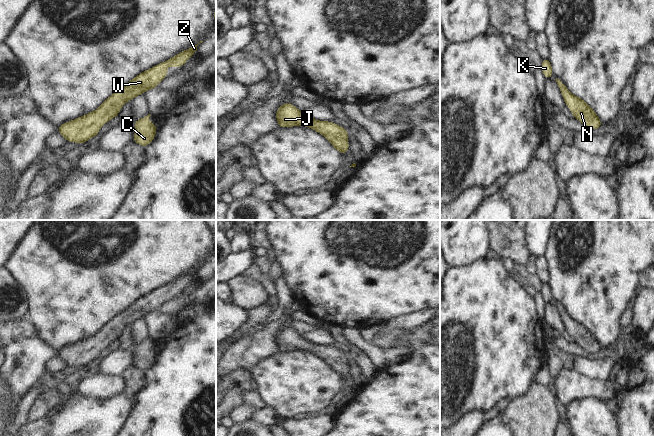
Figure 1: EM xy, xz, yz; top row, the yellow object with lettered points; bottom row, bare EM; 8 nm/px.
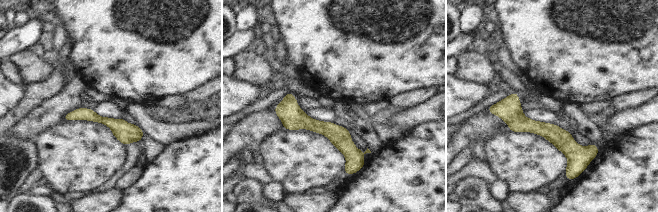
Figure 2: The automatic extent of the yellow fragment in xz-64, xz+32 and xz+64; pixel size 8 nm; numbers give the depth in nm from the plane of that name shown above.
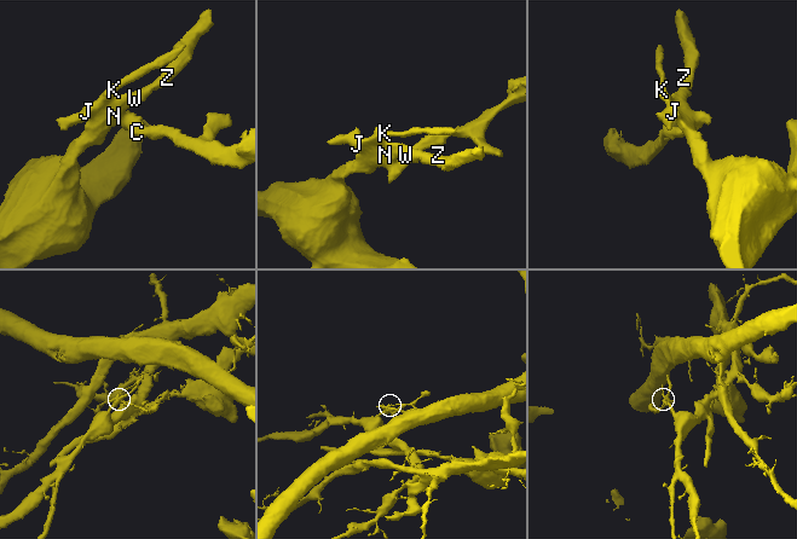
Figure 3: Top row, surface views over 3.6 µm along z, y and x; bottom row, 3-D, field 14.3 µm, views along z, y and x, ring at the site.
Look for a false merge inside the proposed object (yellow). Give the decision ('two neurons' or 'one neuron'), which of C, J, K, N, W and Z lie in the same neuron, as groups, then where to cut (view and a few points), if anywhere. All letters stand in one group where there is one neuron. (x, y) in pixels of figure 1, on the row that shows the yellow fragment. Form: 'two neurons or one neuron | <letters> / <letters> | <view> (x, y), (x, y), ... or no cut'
one neuron | C J K N W Z | no cut

